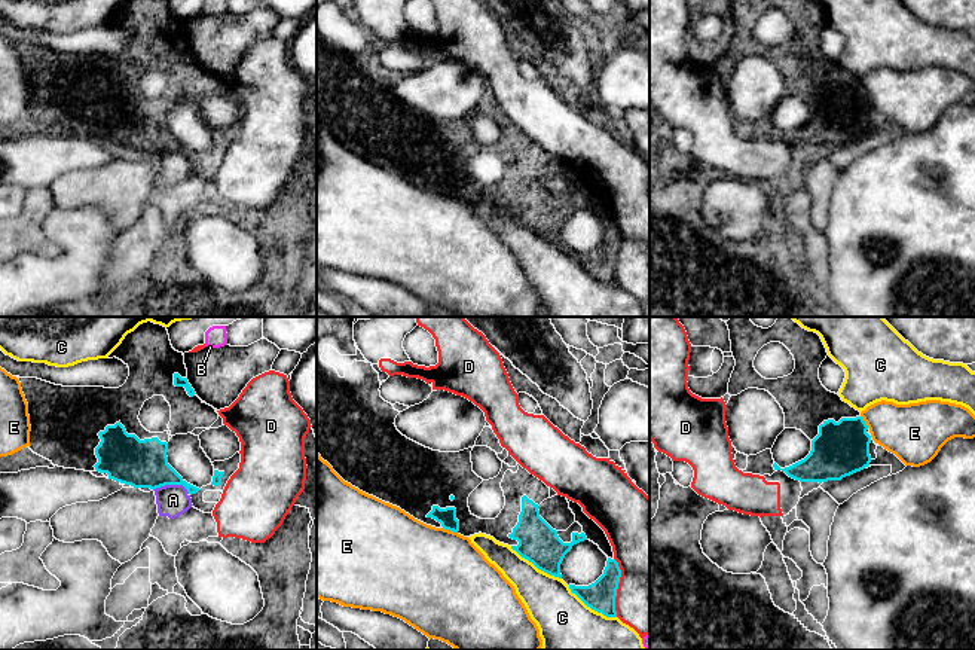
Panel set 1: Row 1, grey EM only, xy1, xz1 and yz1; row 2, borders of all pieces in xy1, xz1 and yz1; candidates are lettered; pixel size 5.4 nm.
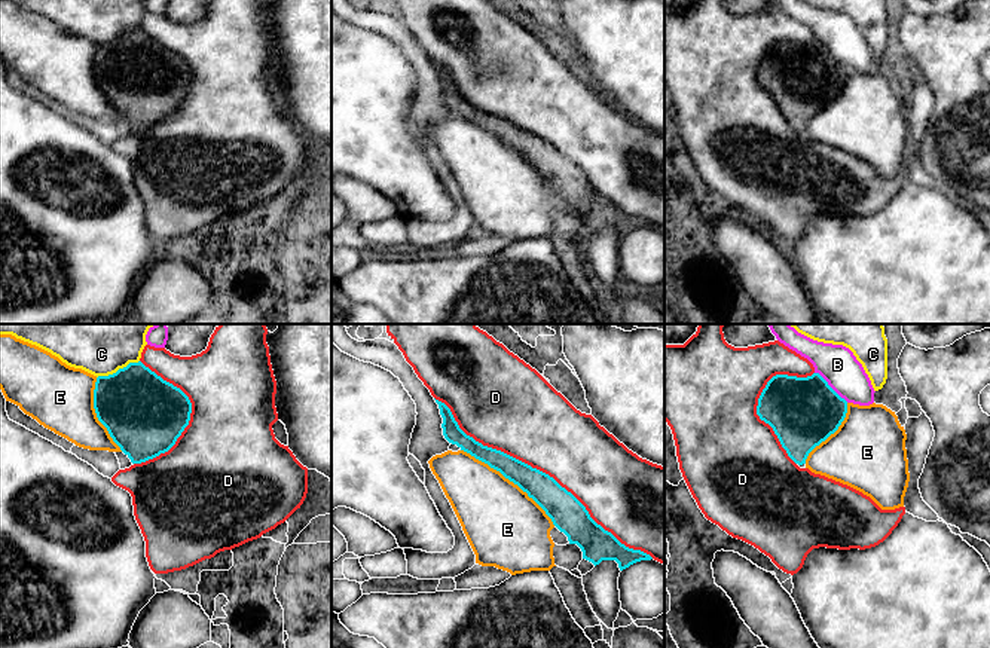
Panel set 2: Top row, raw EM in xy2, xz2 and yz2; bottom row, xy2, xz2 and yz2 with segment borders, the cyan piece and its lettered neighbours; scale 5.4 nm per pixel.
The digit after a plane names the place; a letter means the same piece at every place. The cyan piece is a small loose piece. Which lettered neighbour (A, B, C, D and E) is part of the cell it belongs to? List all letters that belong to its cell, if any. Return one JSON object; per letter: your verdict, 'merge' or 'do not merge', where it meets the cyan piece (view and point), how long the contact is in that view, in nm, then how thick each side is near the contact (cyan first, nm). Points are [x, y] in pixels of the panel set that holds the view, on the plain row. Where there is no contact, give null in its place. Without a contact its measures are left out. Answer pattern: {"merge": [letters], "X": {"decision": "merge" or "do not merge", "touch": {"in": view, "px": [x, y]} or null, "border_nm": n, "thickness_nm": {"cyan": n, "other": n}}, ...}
{"merge": [], "A": {"decision": "do not merge", "touch": {"in": "xy1", "px": [171, 150]}, "border_nm": 200, "thickness_nm": {"cyan": 260, "other": 170}}, "B": {"decision": "do not merge", "touch": {"in": "yz2", "px": [830, 54]}, "border_nm": 240, "thickness_nm": {"cyan": 380, "other": 200}}, "C": {"decision": "do not merge", "touch": {"in": "xz1", "px": [535, 232]}, "border_nm": 340, "thickness_nm": {"cyan": 220, "other": 260}}, "D": {"decision": "do not merge", "touch": {"in": "xz2", "px": [541, 138]}, "border_nm": 1450, "thickness_nm": {"cyan": 180, "other": 420}}, "E": {"decision": "do not merge", "touch": {"in": "xz2", "px": [510, 147]}, "border_nm": 650, "thickness_nm": {"cyan": 160, "other": 420}}}

